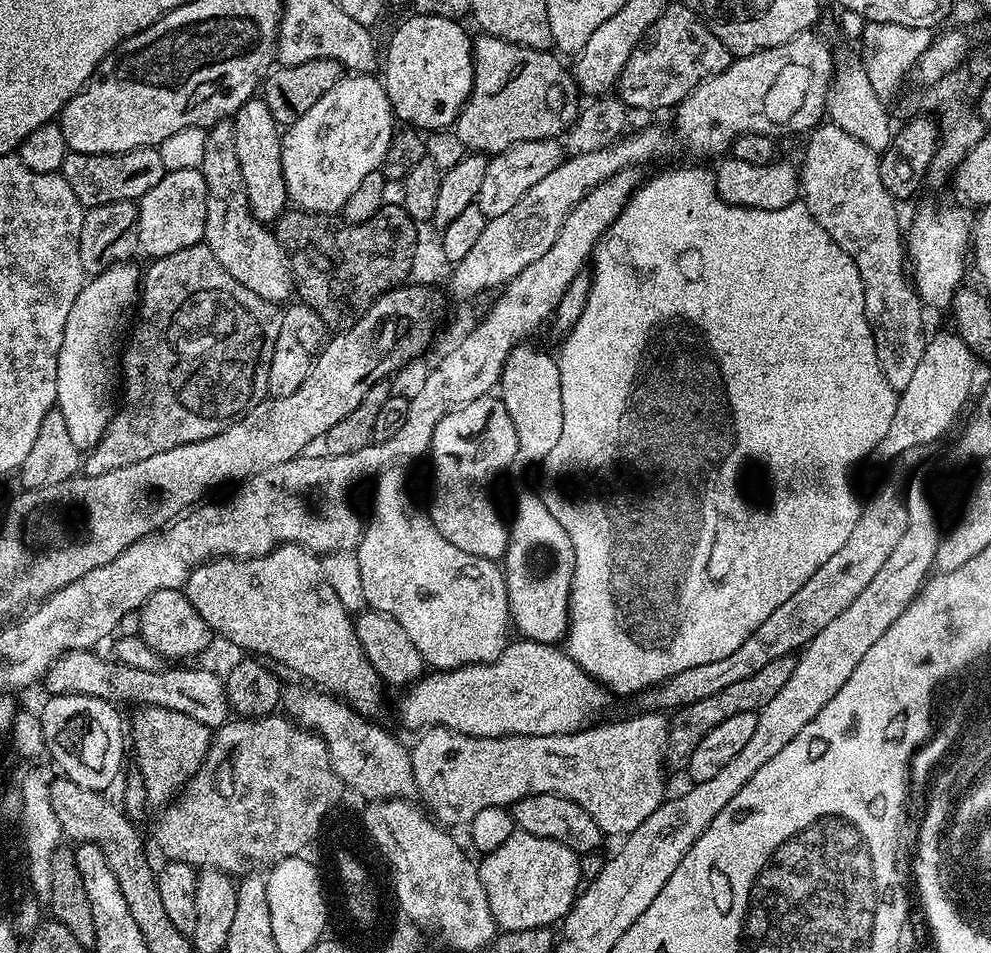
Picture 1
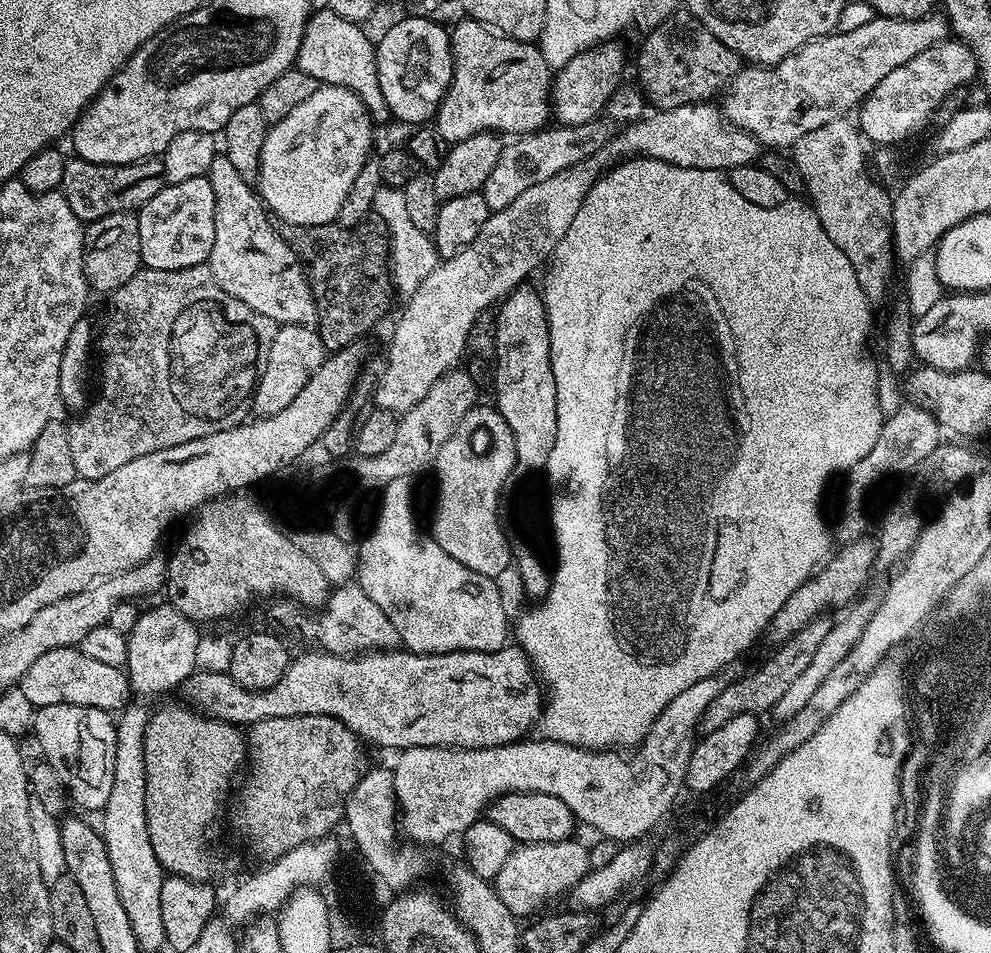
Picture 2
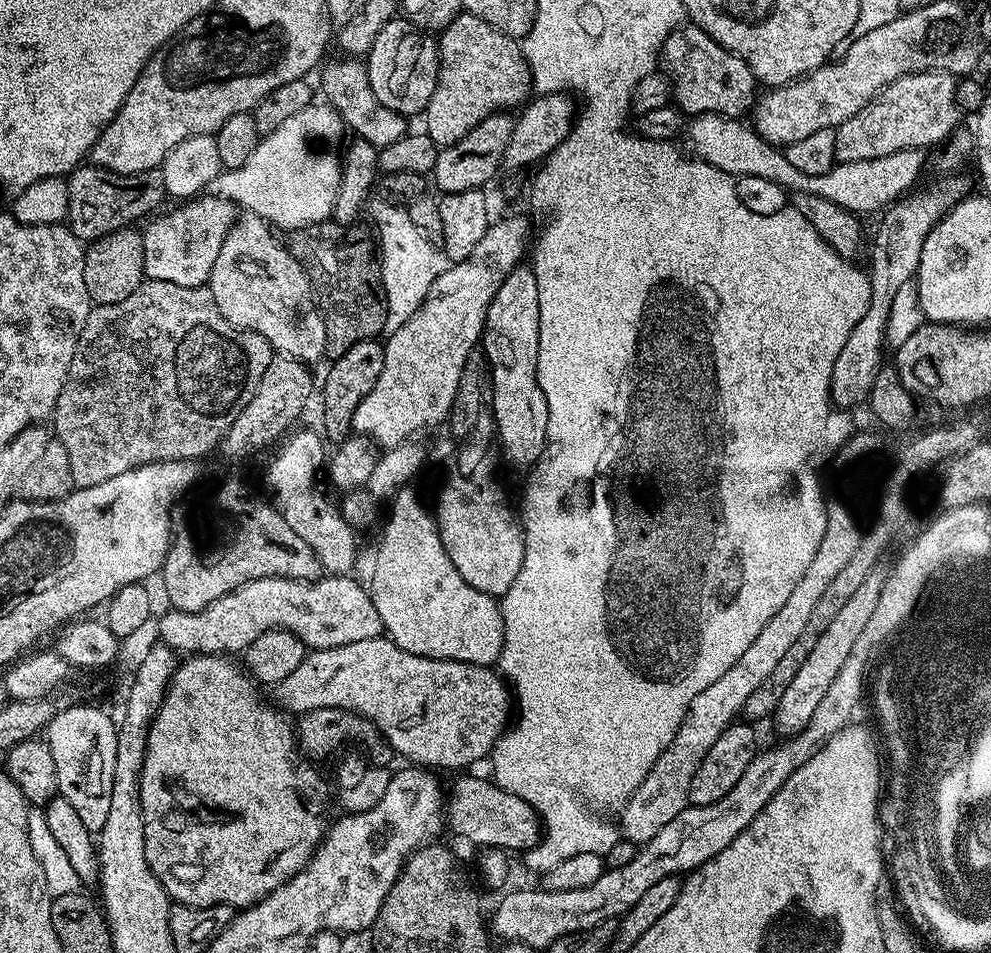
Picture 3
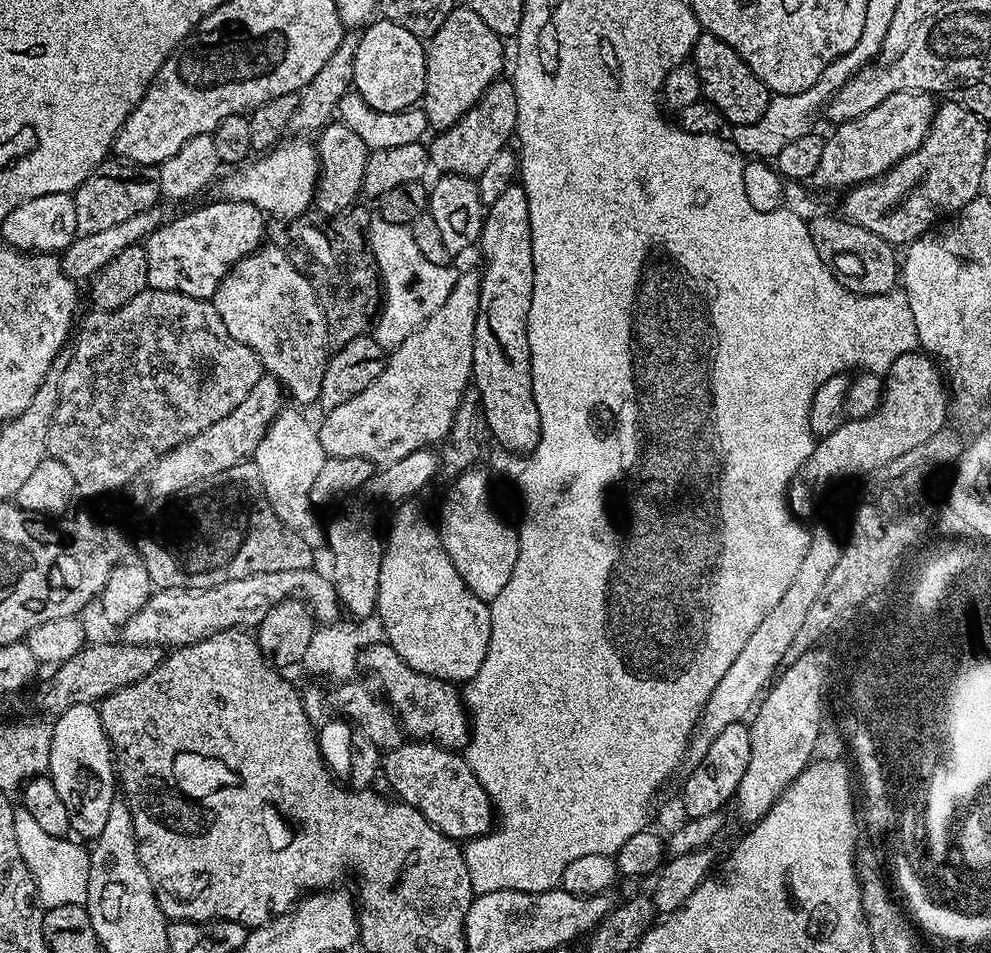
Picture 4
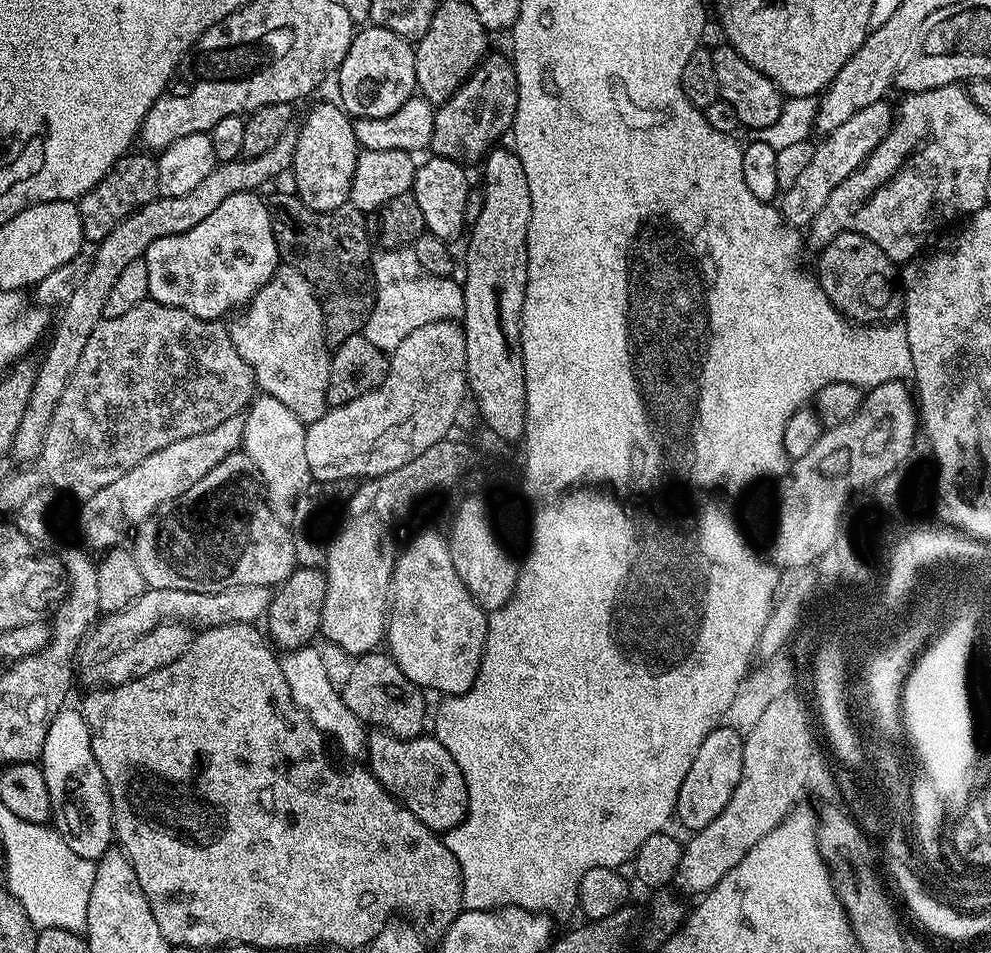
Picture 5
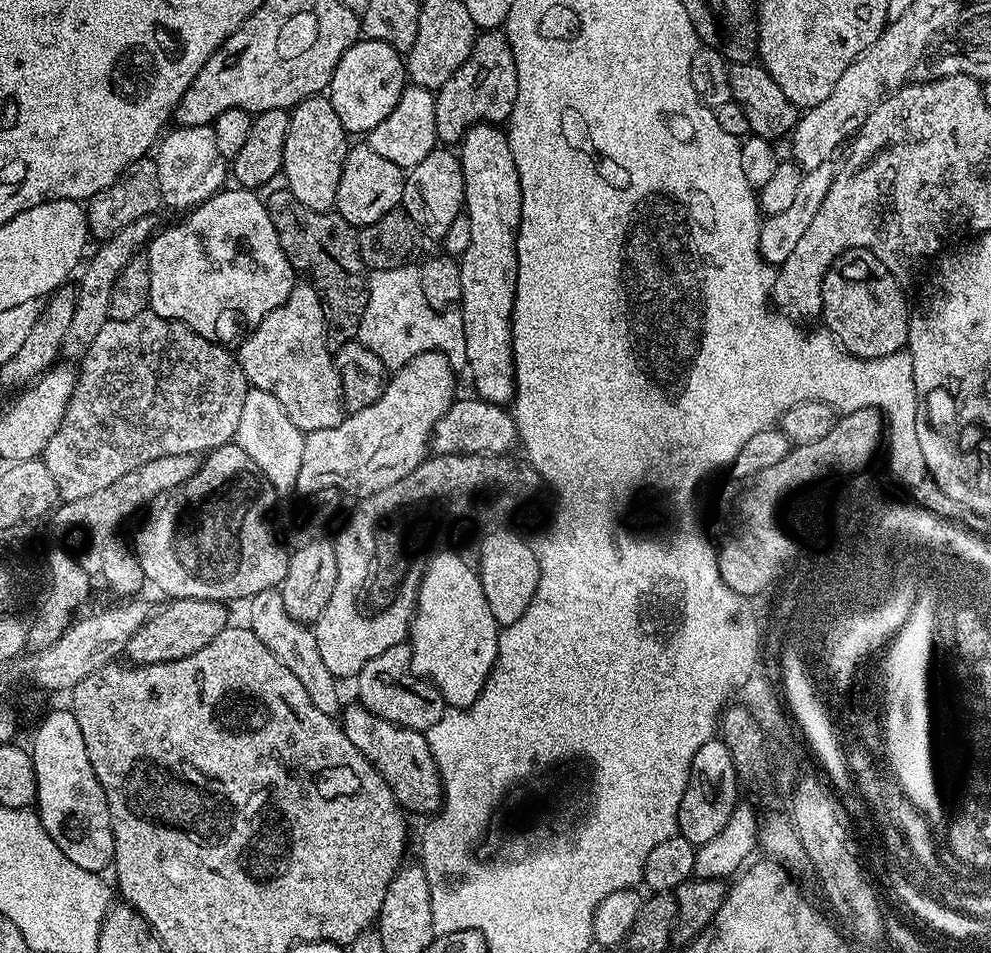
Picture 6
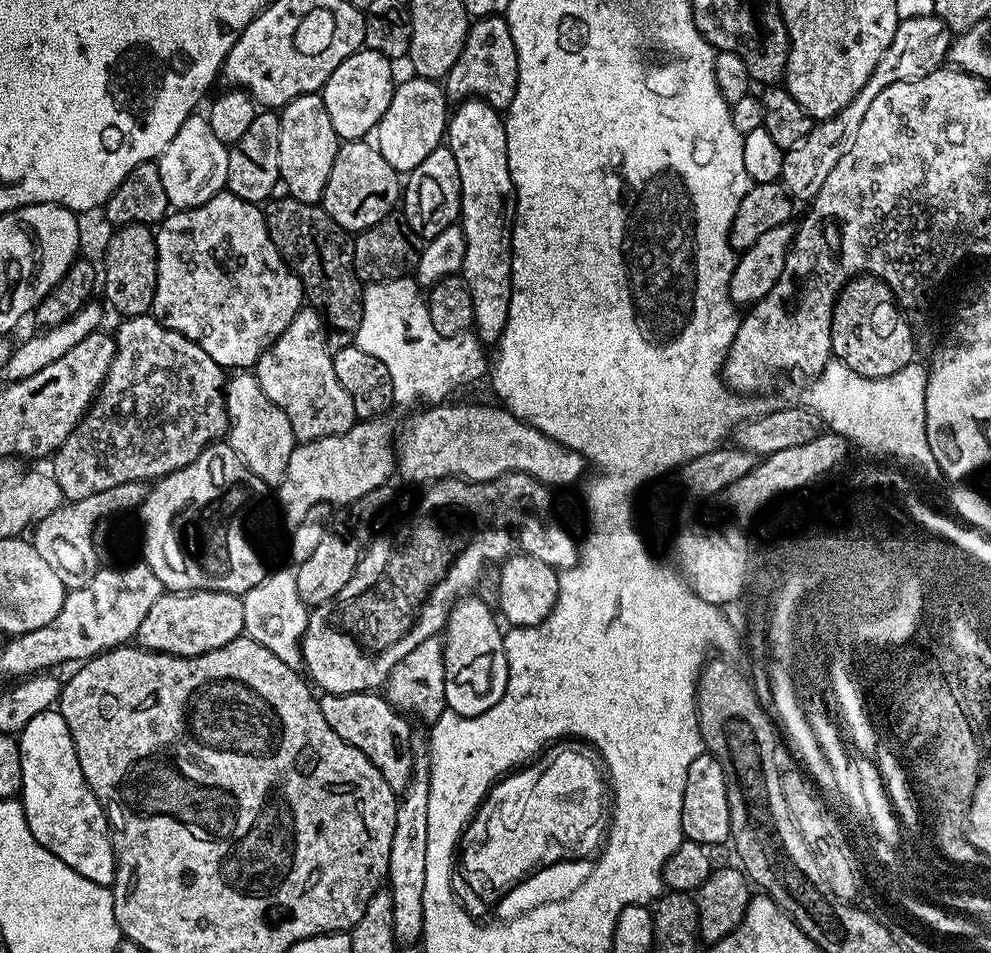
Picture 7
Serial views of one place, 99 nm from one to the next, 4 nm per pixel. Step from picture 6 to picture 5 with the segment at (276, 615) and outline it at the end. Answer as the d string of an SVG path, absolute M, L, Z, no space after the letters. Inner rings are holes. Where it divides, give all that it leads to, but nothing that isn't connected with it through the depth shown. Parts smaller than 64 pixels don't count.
M315 646L285 651L280 656L282 674L286 674L286 686L290 686L290 694L302 711L316 723L321 732L332 736L340 743L340 748L348 756L367 757L369 729L360 721L358 714L346 706L343 691L332 681L328 673L328 664L324 656Z

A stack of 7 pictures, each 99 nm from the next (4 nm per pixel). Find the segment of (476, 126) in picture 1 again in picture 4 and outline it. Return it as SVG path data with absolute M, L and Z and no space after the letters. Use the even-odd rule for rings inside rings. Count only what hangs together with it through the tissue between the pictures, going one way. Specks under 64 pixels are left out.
M453 7L452 13L438 26L438 30L427 41L424 57L426 58L426 86L422 97L422 110L428 119L429 129L443 130L454 126L482 98L487 88L491 88L495 80L501 79L504 68L505 41L474 10Z

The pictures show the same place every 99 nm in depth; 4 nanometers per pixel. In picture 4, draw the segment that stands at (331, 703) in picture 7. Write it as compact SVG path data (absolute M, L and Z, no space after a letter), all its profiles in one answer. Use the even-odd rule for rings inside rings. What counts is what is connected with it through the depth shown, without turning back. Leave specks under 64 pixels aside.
M406 742L401 748L393 748L383 753L382 780L397 792L395 795L403 803L418 809L426 818L426 822L430 822L451 840L467 842L493 831L494 805L492 799L488 797L486 790L482 790L482 782L478 782L478 778L474 778L474 770L470 770L468 761L459 751L442 748L439 744Z

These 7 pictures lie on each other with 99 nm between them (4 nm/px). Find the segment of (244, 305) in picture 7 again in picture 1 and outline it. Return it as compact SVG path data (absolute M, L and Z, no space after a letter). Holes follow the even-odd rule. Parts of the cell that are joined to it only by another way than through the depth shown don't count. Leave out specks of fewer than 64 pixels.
M199 168L165 172L162 182L158 182L158 186L154 186L138 201L136 226L140 239L139 251L145 252L148 258L178 254L178 250L186 250L201 243L206 226L206 178L202 178Z

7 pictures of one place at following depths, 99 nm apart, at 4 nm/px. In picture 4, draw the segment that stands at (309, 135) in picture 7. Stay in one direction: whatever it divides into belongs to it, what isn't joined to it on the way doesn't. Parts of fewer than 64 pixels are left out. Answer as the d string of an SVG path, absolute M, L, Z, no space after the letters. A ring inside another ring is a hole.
M329 122L320 129L314 145L319 160L319 176L316 182L314 208L325 217L347 212L361 199L364 190L364 175L370 149L350 126L339 122Z

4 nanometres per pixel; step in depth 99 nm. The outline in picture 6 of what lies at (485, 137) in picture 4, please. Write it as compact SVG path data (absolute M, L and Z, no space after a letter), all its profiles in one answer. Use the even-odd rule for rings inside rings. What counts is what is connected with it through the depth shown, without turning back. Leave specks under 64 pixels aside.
M484 30L477 35L474 46L470 50L470 58L446 78L442 87L435 89L434 122L436 123L436 139L441 145L456 146L466 133L476 124L485 122L504 122L514 110L514 102L518 98L518 70L516 59L507 35L500 30Z

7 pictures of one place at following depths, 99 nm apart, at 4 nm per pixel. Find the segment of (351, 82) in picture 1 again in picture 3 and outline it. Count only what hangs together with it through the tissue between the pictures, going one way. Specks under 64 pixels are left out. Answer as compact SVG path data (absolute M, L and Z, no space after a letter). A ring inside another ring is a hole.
M313 102L305 110L300 110L268 136L261 137L254 153L246 158L240 167L223 169L210 186L207 195L226 198L237 207L250 211L258 217L283 231L296 231L310 225L325 223L332 215L333 204L337 198L338 186L341 182L342 162L339 155L328 152L326 144L339 140L344 134L344 123L332 105L326 102Z

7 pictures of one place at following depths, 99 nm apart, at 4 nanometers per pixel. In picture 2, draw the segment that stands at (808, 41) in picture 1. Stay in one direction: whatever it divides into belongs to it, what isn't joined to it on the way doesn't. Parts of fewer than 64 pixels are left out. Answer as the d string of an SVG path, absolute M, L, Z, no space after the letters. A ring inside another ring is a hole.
M929 14L917 20L899 20L889 16L876 16L866 26L858 26L858 30L841 32L839 30L820 36L804 44L797 52L790 53L782 62L771 66L744 66L732 79L723 93L722 111L725 118L734 126L746 130L761 145L772 150L784 150L796 144L802 134L810 134L810 130L818 130L818 126L826 126L826 122L847 117L848 111L855 109L865 100L878 82L892 70L909 62L916 54L928 50L932 46L949 39L950 25L943 15Z

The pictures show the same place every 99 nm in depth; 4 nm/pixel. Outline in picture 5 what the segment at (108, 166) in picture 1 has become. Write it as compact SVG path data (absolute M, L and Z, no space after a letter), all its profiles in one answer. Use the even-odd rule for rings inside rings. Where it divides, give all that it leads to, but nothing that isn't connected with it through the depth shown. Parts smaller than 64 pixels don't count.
M129 154L121 158L113 168L93 186L86 195L80 197L78 207L82 218L85 241L99 242L114 230L130 214L160 195L158 186L158 166L153 157Z

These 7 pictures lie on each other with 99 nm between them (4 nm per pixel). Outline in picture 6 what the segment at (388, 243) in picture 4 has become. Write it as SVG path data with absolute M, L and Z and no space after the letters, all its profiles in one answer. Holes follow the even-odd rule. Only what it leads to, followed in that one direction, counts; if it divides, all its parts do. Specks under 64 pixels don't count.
M415 263L400 268L373 271L368 278L368 305L362 314L358 339L384 364L385 369L395 370L406 366L410 358L423 352L442 352L460 370L468 363L464 323L456 310L437 310L426 302L422 294L420 270Z

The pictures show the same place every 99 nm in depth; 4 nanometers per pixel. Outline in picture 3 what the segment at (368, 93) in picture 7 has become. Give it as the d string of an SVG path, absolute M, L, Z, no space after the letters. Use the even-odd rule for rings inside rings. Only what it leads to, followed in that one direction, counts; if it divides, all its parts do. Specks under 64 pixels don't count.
M403 18L394 19L378 30L378 38L374 38L366 63L370 86L382 106L399 112L405 118L412 118L415 112L416 115L423 113L430 102L430 94L434 94L440 73L438 44L429 33L412 27Z

